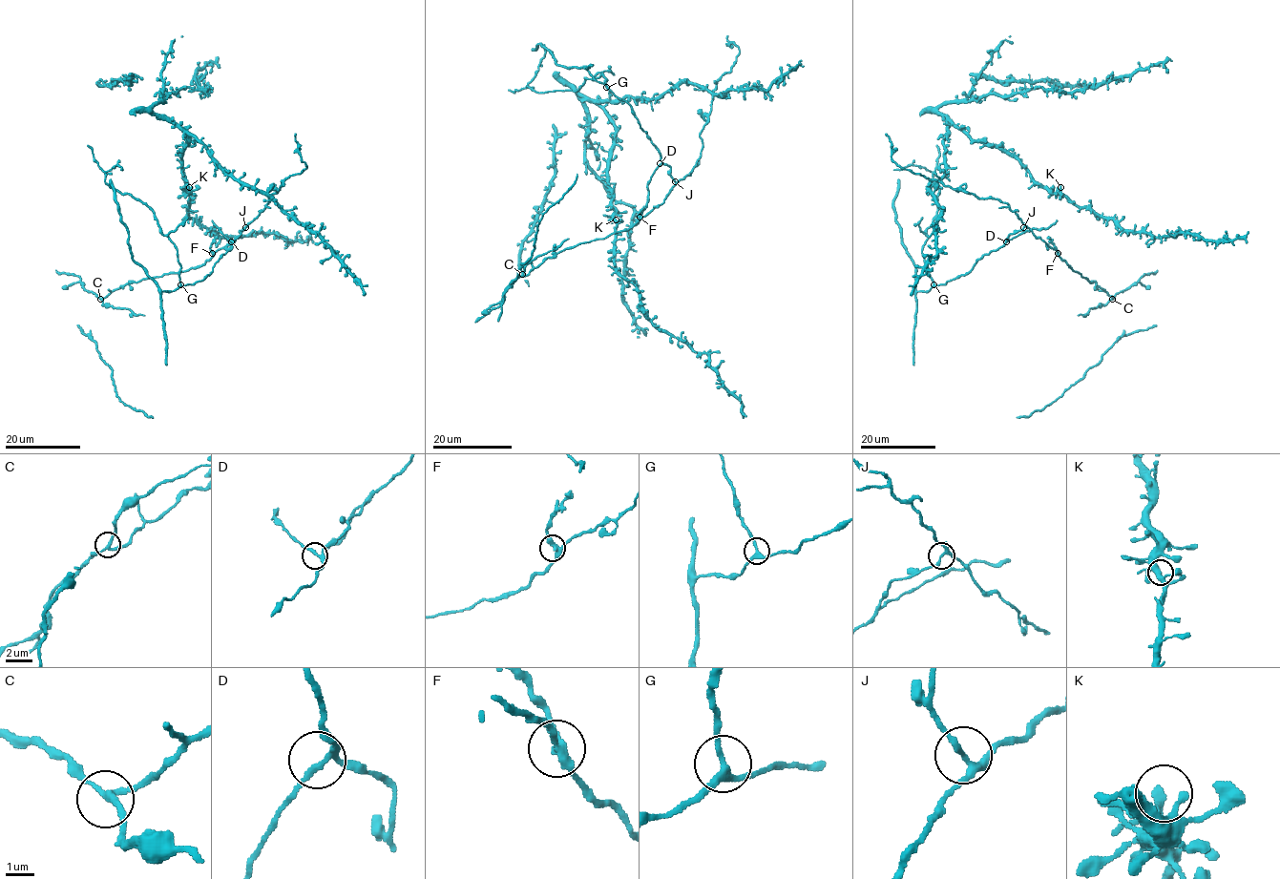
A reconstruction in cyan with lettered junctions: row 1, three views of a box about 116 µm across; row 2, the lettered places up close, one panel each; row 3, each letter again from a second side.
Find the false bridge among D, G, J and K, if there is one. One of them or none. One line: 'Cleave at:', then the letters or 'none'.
Cleave at: J

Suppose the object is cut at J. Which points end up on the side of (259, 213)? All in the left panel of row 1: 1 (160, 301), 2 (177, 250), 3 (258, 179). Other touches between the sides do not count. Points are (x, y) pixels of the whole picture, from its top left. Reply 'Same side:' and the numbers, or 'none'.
Same side: none

